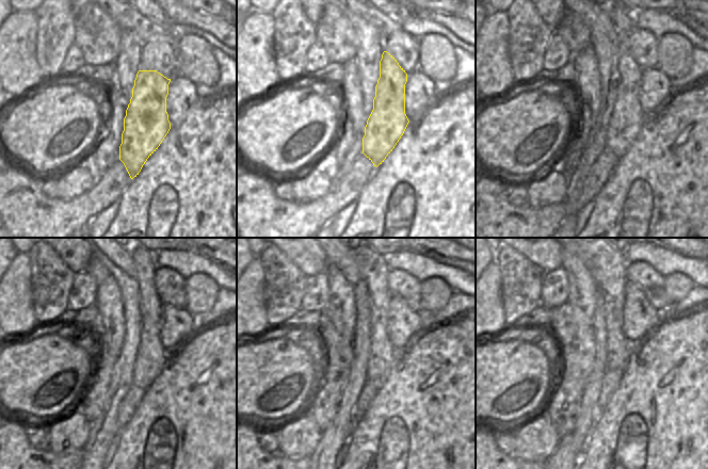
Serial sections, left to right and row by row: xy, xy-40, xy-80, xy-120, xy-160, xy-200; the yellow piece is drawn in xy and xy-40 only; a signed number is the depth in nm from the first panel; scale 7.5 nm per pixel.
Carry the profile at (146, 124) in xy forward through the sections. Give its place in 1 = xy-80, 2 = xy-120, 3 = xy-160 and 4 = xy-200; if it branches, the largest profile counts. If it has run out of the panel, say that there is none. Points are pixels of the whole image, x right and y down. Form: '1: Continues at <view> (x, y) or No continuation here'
1: Continues at xy-80 (627, 117)
2: Continues at xy-120 (150, 355)
3: Continues at xy-160 (374, 268)
4: Continues at xy-200 (607, 264)

